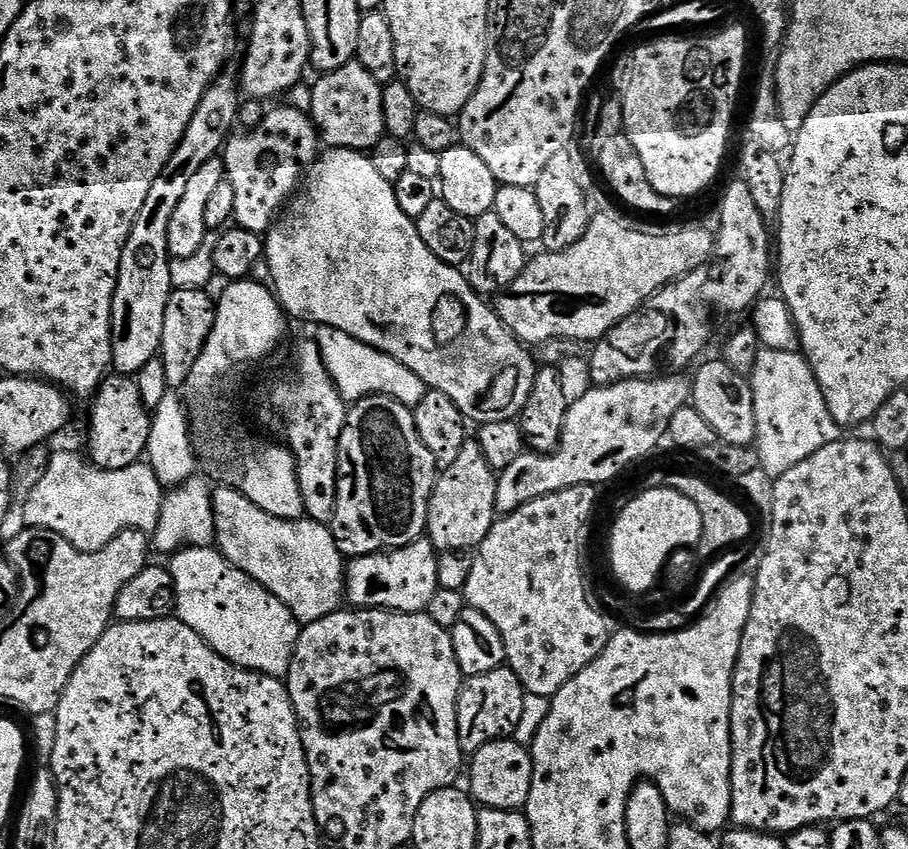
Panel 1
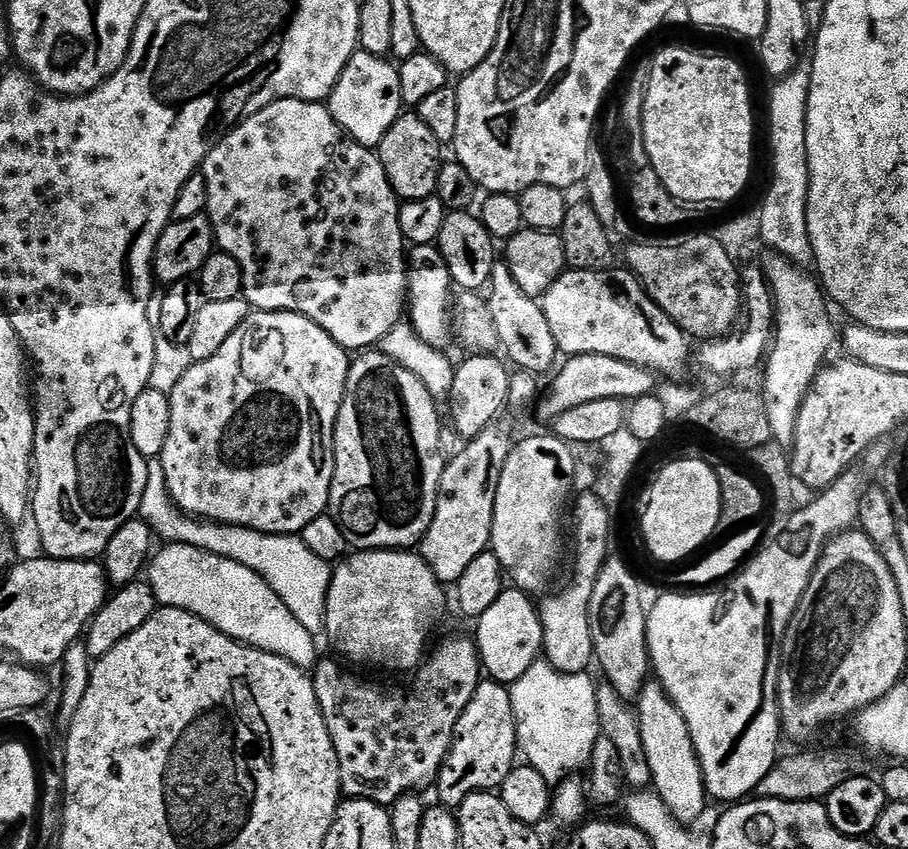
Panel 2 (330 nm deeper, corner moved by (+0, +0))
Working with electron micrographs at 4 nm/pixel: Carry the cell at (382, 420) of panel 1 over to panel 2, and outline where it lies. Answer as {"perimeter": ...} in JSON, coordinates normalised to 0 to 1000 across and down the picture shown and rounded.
{"perimeter":[[[405,412],[387,425],[383,444],[381,445],[381,459],[377,469],[377,478],[372,483],[370,494],[370,505],[368,506],[368,530],[370,531],[370,548],[368,549],[368,563],[366,564],[366,576],[361,588],[363,605],[372,615],[377,629],[381,629],[384,642],[392,648],[449,648],[461,642],[463,636],[469,629],[474,615],[478,610],[480,600],[480,588],[485,584],[485,564],[489,557],[491,537],[485,534],[485,490],[480,486],[481,472],[465,455],[452,436],[438,431],[428,419],[424,419],[417,412]]]}

